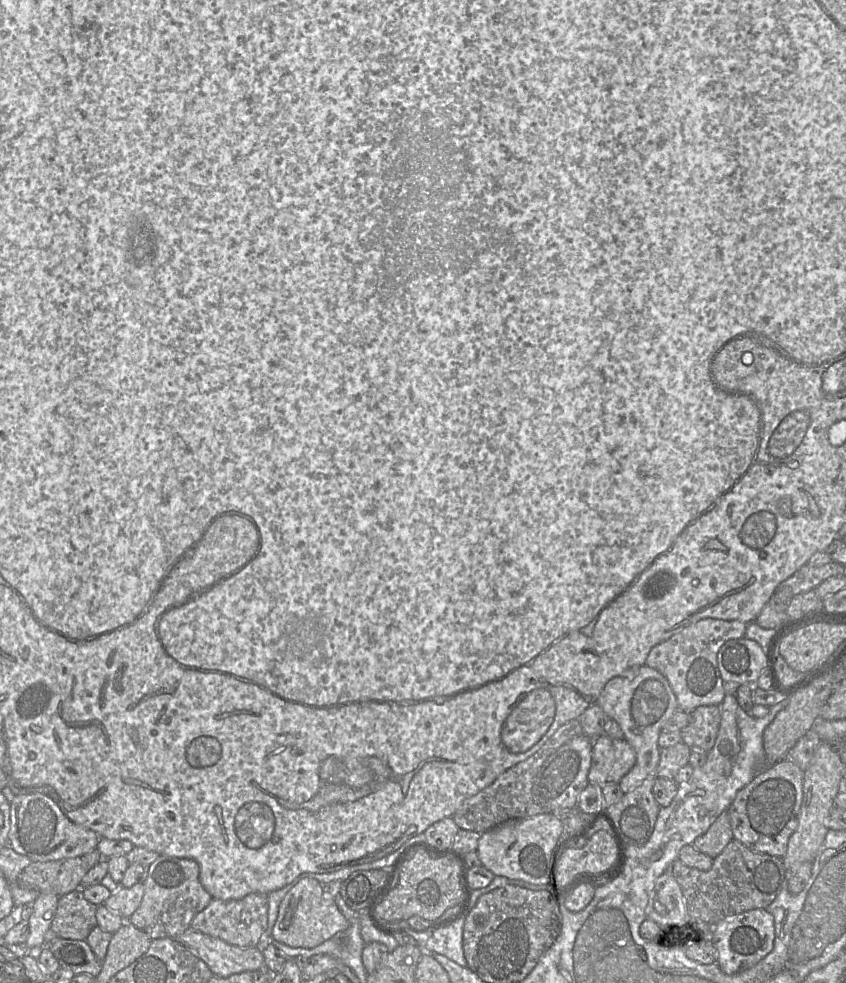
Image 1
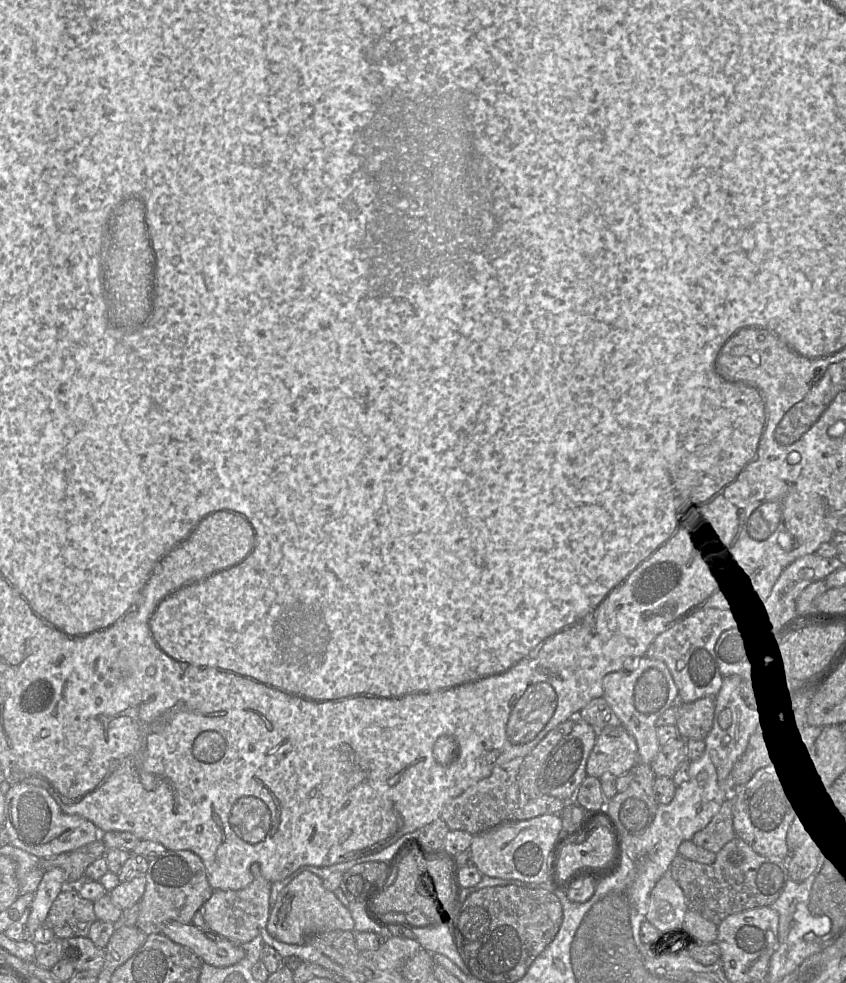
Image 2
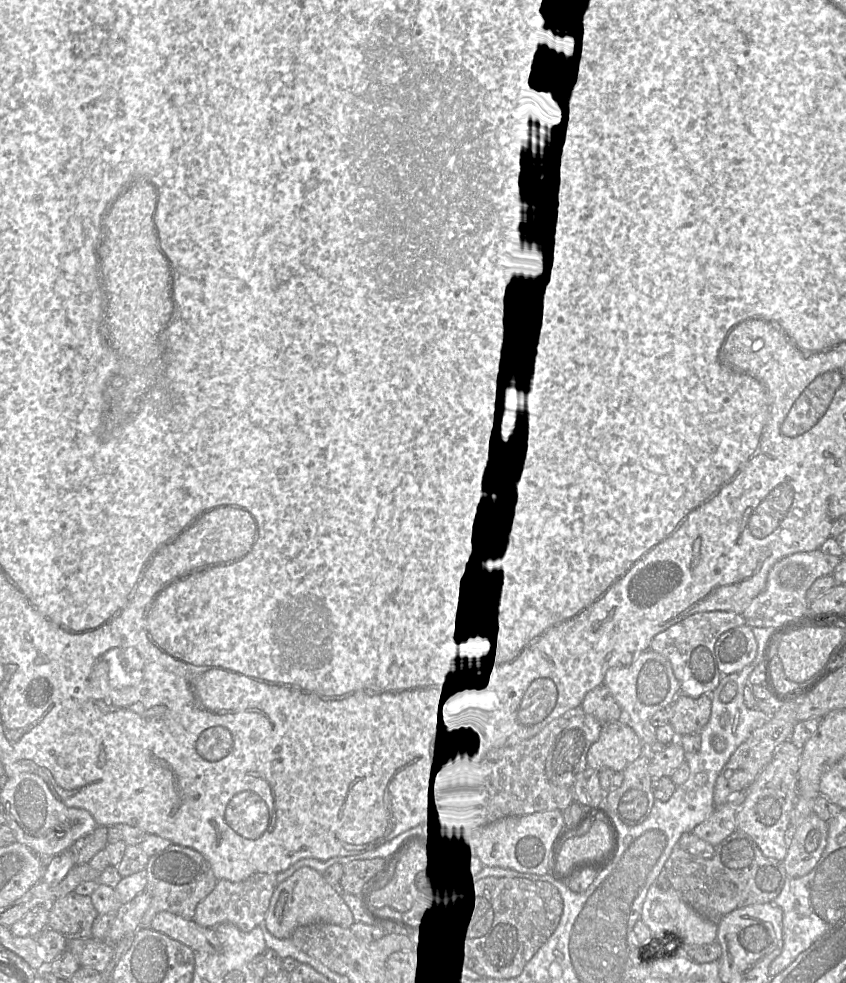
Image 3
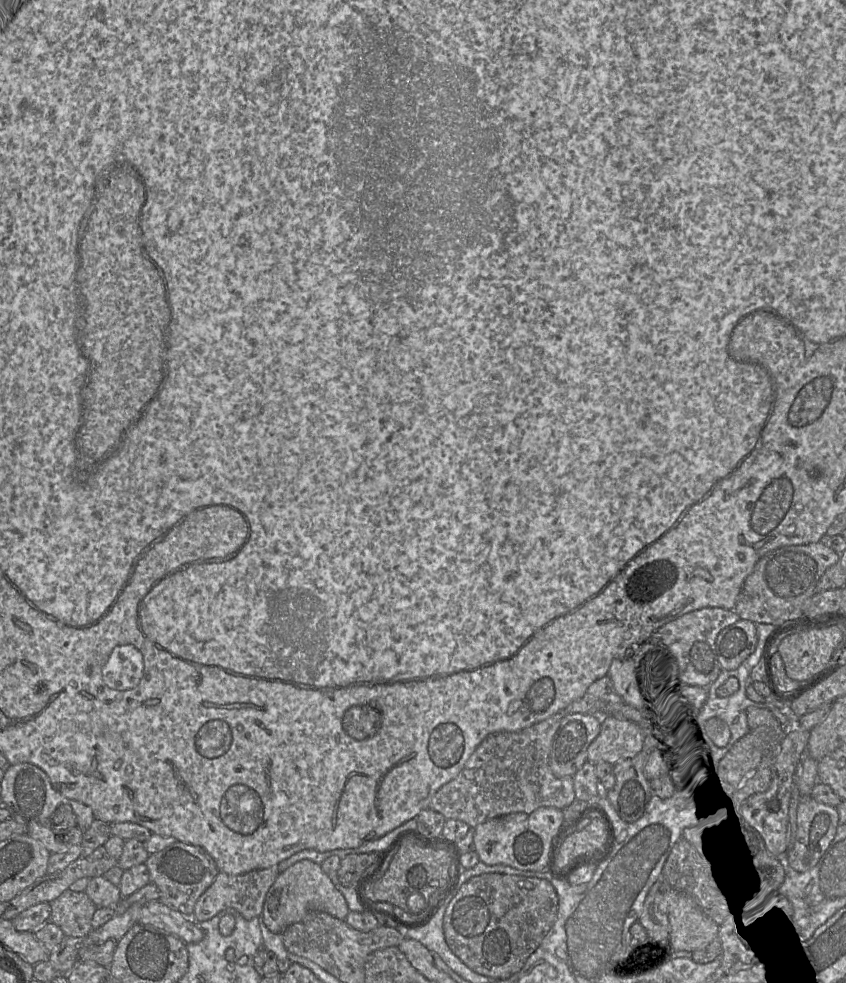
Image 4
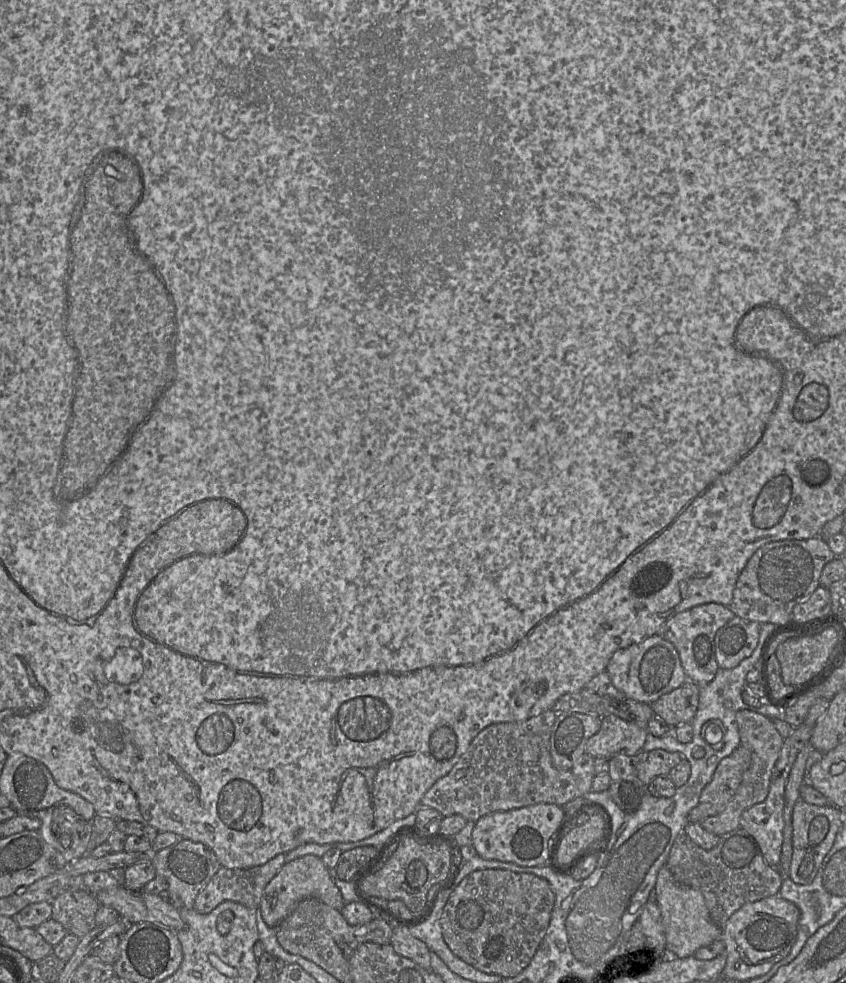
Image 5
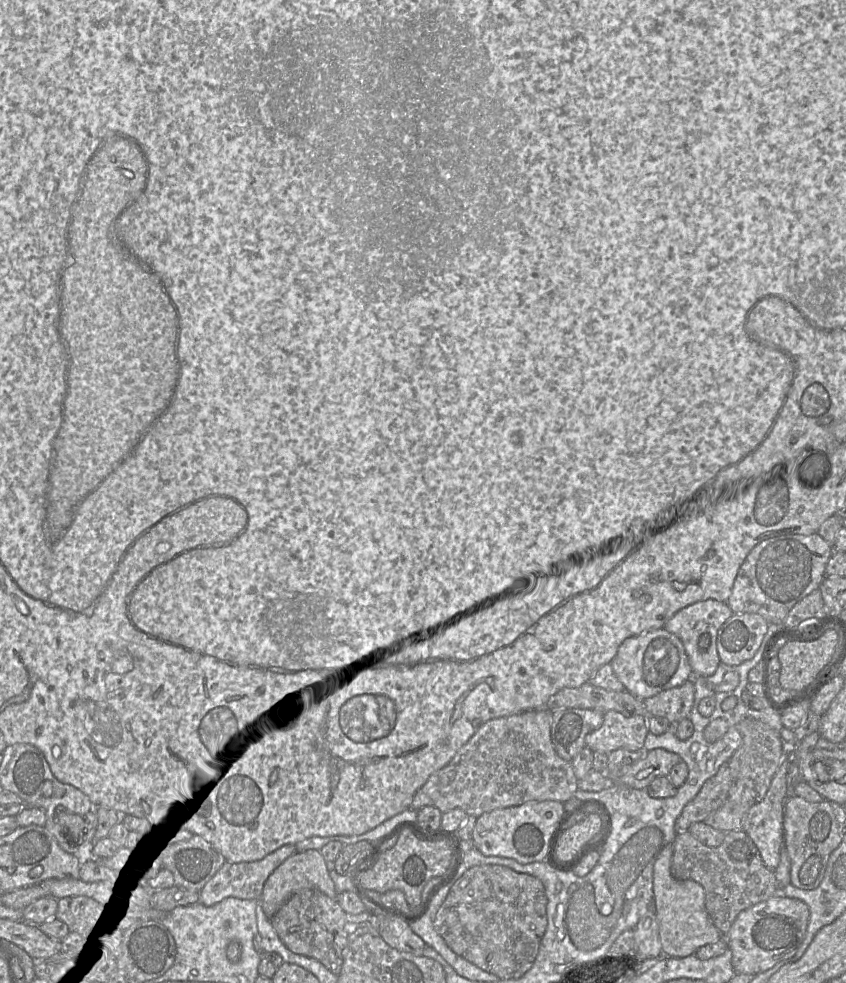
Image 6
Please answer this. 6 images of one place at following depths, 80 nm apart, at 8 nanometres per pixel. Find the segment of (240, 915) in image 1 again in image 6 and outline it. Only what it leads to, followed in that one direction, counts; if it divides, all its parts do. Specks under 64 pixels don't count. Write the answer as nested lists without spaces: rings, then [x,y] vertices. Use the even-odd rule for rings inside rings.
[[[288,844],[281,846],[261,860],[239,863],[226,861],[199,892],[199,903],[205,906],[212,906],[228,897],[259,901],[268,877],[282,862],[294,853],[296,853],[296,847]]]

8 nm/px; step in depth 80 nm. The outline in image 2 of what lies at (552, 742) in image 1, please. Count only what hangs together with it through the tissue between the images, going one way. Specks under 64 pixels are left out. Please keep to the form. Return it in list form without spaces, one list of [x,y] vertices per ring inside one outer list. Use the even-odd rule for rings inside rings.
[[[575,719],[560,723],[549,731],[528,755],[495,767],[490,776],[452,799],[441,813],[441,818],[450,830],[463,830],[476,835],[504,822],[528,820],[544,814],[560,814],[568,801],[542,793],[537,779],[551,751],[572,731],[574,725]]]

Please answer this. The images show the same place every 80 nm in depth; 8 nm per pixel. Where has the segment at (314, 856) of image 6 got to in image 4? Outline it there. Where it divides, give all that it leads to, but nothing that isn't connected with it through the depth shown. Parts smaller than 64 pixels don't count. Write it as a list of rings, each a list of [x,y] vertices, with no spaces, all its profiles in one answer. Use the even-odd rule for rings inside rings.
[[[304,859],[279,873],[267,892],[261,917],[271,932],[282,934],[290,925],[300,922],[311,911],[326,912],[345,920],[350,910],[343,894],[322,870],[321,865]]]

